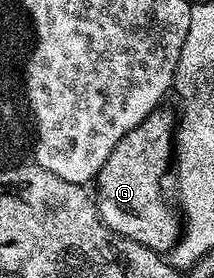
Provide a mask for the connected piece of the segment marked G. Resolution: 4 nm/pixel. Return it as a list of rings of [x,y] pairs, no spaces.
[[[156,109],[153,113],[149,113],[149,117],[145,117],[145,121],[141,121],[141,125],[137,125],[137,129],[125,133],[125,137],[121,137],[121,141],[117,141],[117,149],[113,149],[113,153],[109,153],[109,161],[105,161],[105,165],[97,176],[97,184],[99,183],[97,206],[99,216],[103,218],[104,225],[110,231],[114,231],[115,234],[126,239],[137,241],[148,247],[150,251],[167,253],[175,246],[181,234],[181,219],[173,207],[173,212],[171,212],[171,207],[167,204],[166,197],[163,196],[163,174],[166,171],[168,174],[169,164],[173,159],[173,140],[177,126],[176,116],[172,112],[170,115],[169,112],[163,110]]]

